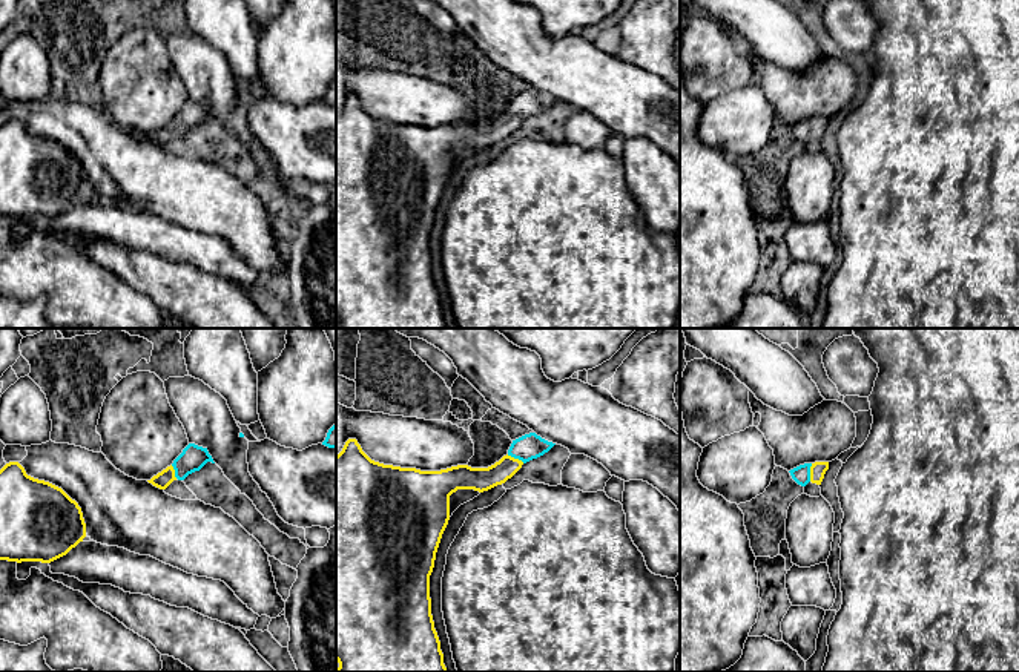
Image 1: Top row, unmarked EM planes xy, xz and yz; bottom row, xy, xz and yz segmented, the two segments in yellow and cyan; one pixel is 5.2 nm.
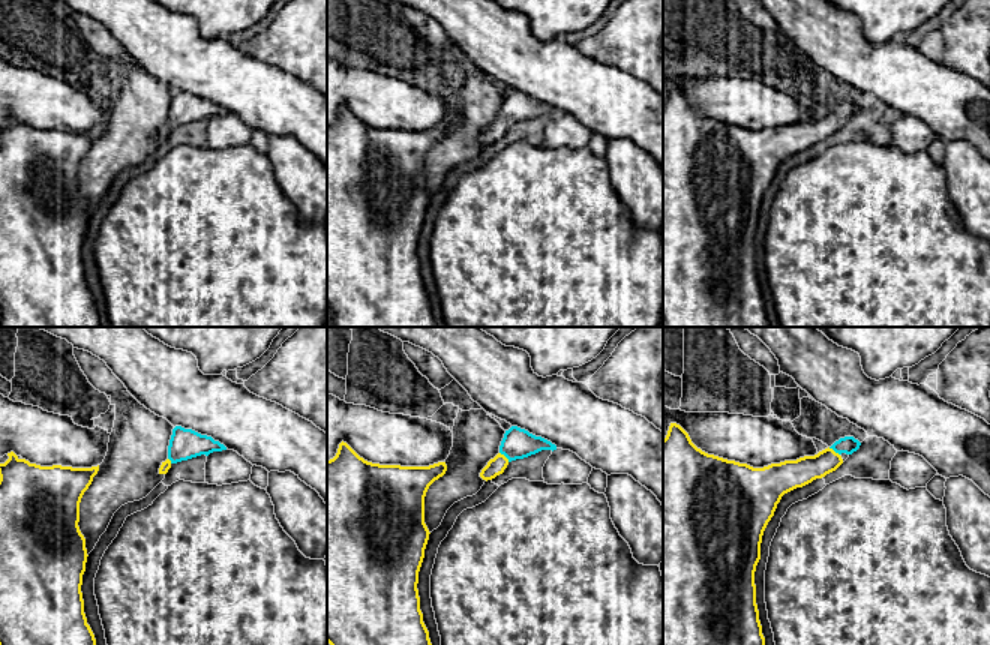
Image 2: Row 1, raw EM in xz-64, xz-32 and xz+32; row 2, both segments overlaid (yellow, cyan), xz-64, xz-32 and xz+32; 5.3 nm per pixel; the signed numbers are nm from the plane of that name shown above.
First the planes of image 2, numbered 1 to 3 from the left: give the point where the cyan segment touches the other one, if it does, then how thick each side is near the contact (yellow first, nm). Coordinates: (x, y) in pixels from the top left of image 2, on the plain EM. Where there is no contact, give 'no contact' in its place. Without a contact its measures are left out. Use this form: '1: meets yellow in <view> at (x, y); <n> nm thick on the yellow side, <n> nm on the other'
1: meets yellow in xz-64 at (170, 125); 50 nm thick on the yellow side, 160 nm on the other
2: meets yellow in xz-32 at (504, 120); 90 nm thick on the yellow side, 160 nm on the other
3: meets yellow in xz+32 at (833, 114); 150 nm thick on the yellow side, 90 nm on the other

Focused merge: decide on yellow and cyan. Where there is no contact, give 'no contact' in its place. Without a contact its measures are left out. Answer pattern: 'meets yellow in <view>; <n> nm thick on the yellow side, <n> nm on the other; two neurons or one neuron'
meets yellow in yz; 80 nm thick on the yellow side, 100 nm on the other; one neuron

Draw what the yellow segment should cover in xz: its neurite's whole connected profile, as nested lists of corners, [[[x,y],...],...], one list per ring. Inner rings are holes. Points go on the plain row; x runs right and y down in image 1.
[[[536,89],[513,97],[508,110],[488,124],[457,121],[440,127],[401,124],[371,117],[356,95],[336,112],[336,318],[338,328],[447,328],[434,285],[430,232],[450,176],[450,152],[457,146],[488,147],[511,135],[523,120],[556,100]]]

